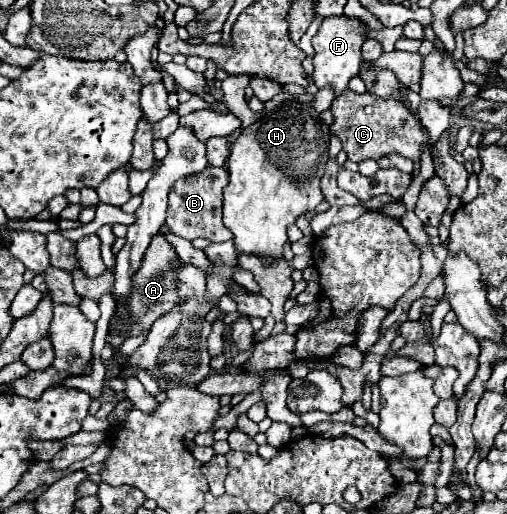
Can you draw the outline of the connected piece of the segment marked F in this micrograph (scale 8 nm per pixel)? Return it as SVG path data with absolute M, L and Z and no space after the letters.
M326 17L316 33L316 37L312 39L314 45L314 83L318 89L322 87L330 87L334 91L334 95L342 95L348 89L348 81L358 75L362 57L360 57L360 45L366 39L364 33L358 31L362 23L356 19L348 19L348 17Z

